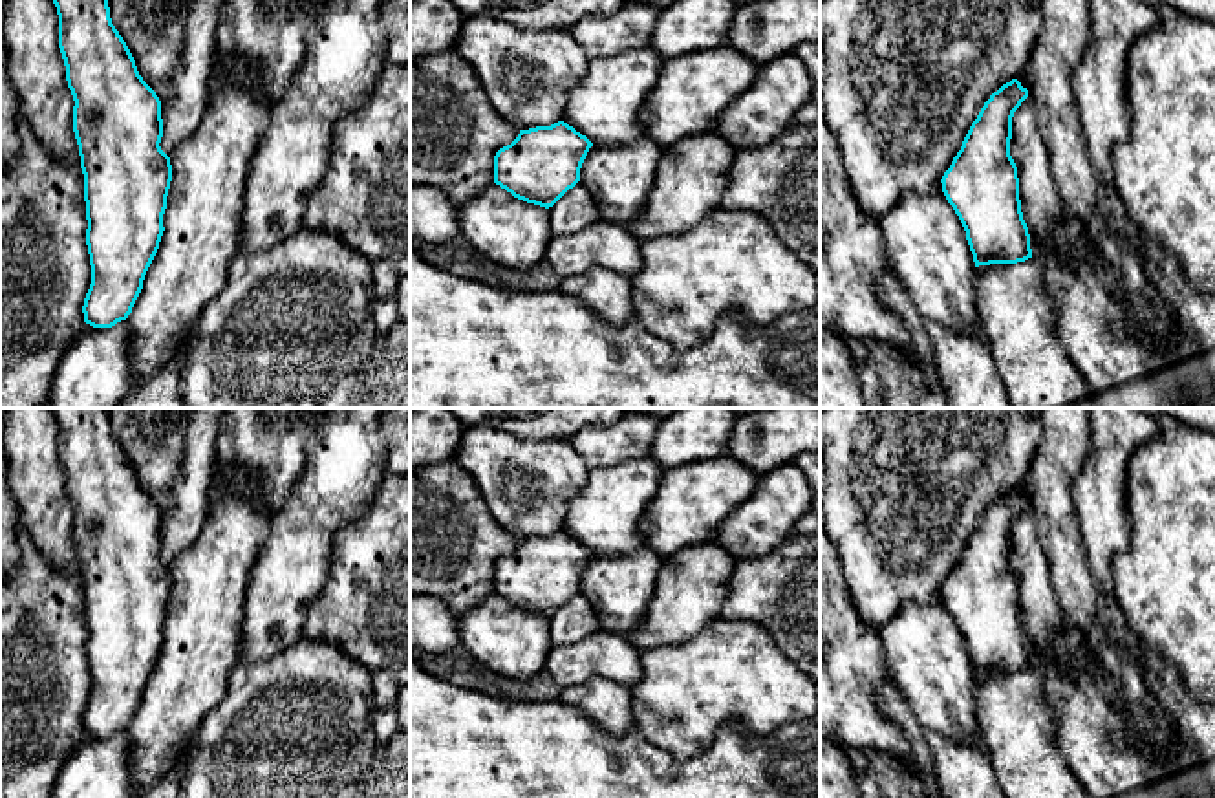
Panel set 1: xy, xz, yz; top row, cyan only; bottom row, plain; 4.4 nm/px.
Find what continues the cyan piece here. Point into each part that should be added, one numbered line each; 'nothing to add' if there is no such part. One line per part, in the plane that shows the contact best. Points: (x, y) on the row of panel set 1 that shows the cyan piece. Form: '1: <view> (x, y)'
nothing to add

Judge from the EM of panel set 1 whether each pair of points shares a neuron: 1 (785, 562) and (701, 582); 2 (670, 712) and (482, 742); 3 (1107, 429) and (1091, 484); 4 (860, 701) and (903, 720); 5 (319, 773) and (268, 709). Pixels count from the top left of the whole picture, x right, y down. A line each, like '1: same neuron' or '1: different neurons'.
1: different neurons
2: different neurons
3: same neuron
4: different neurons
5: same neuron

